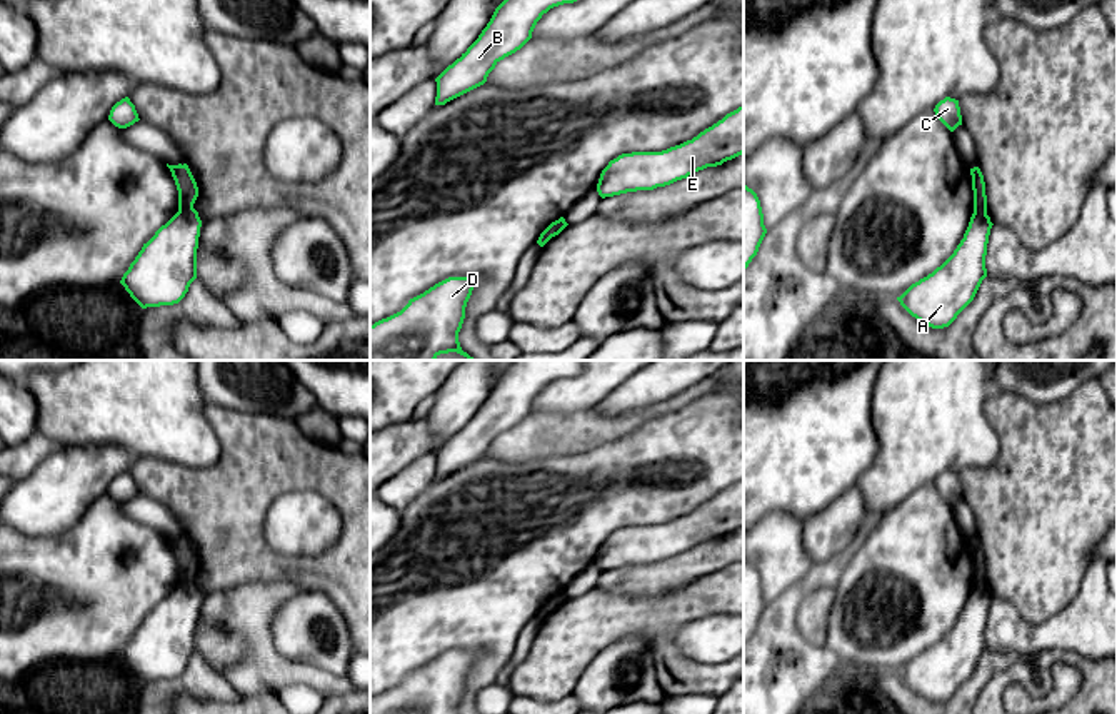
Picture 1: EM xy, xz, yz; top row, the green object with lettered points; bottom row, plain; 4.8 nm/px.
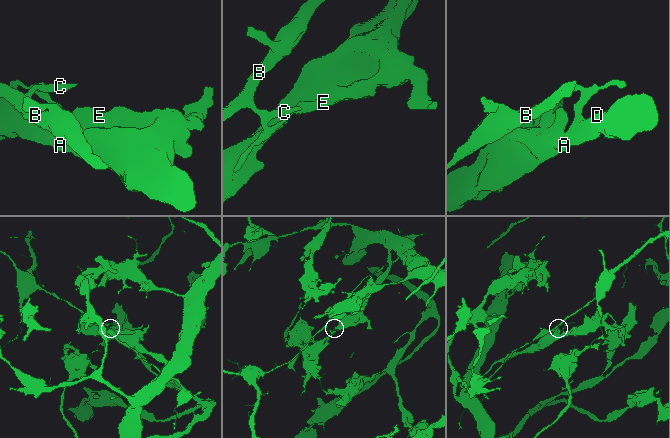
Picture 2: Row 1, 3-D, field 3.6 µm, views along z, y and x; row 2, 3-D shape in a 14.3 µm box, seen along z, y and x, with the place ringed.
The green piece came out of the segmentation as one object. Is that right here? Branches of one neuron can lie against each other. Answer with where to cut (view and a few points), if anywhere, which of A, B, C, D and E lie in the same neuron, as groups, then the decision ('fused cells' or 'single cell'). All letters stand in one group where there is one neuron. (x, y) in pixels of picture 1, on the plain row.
xy (192, 579), (179, 584) | A D E / B C | fused cells

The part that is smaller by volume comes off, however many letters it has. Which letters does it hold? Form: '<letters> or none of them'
B, C

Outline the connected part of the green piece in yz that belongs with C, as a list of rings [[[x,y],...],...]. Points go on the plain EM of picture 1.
[[[945,470],[935,479],[934,485],[950,505],[962,499],[960,480],[955,472]]]

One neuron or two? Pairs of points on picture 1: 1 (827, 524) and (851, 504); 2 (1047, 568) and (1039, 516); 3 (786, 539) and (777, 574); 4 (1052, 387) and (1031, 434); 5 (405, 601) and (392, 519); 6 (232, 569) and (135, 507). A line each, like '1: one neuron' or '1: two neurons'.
1: one neuron
2: one neuron
3: one neuron
4: two neurons
5: two neurons
6: two neurons

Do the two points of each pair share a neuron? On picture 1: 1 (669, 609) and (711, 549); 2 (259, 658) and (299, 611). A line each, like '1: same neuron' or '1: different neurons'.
1: different neurons
2: different neurons

